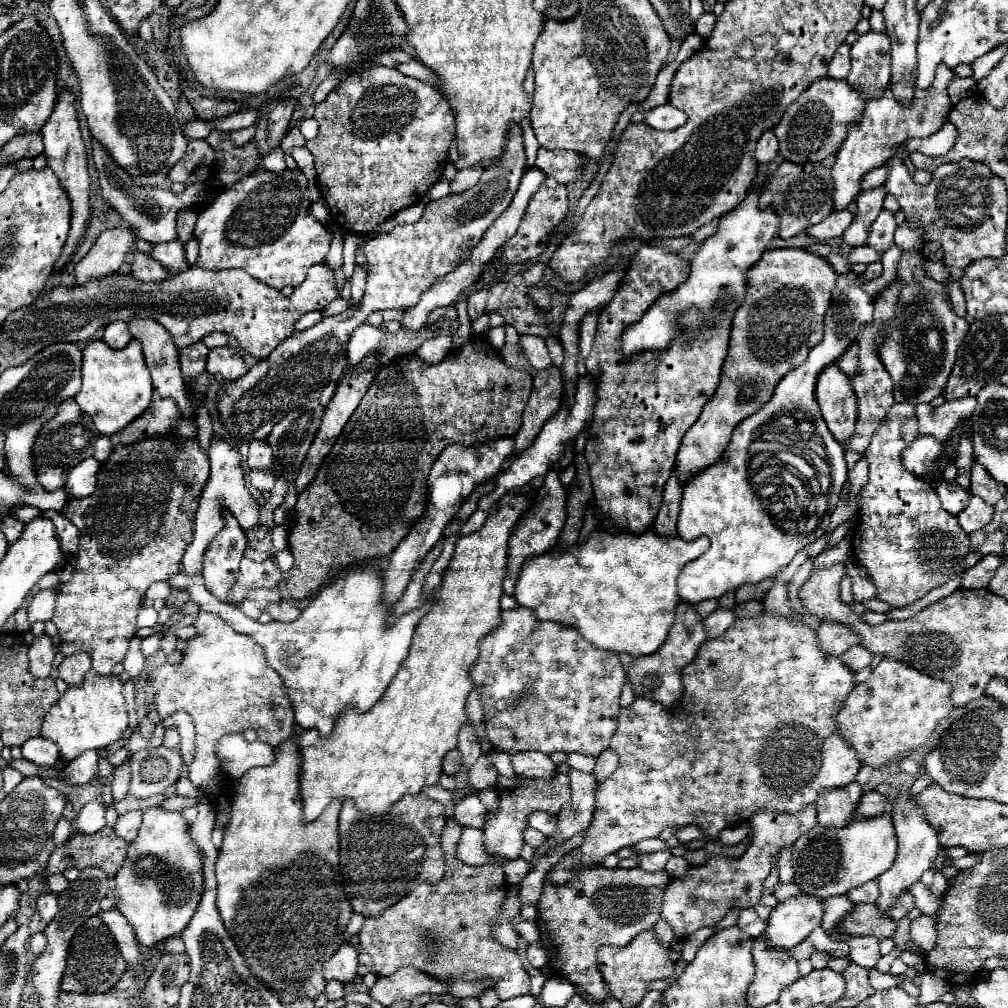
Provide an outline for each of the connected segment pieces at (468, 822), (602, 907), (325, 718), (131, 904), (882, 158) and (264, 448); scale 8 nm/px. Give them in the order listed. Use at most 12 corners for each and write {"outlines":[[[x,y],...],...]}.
{"outlines":[[[475,793],[455,805],[461,827],[483,829],[487,809]],[[577,865],[537,905],[551,975],[605,999],[603,945],[661,917],[667,871]],[[357,567],[297,621],[249,621],[203,577],[167,583],[265,649],[297,725],[331,735],[379,701],[425,603],[387,627]],[[143,813],[115,907],[141,947],[179,935],[203,893],[187,821]],[[947,83],[915,89],[911,105],[889,87],[865,101],[863,119],[831,169],[835,211],[861,193],[863,177],[899,145],[947,121]],[[267,441],[249,443],[249,469],[273,469]]]}

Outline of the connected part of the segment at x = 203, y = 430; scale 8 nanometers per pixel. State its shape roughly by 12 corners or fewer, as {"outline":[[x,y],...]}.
{"outline":[[201,405],[199,439],[203,451],[211,445],[211,417],[205,405]]}

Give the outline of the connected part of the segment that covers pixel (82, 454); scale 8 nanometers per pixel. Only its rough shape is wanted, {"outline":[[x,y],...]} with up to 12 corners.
{"outline":[[75,399],[57,405],[33,445],[49,491],[93,457],[97,429]]}

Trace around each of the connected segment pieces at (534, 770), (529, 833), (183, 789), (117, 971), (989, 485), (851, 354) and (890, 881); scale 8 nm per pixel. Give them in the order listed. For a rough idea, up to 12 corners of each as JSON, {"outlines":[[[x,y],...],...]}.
{"outlines":[[[539,751],[511,755],[519,777],[551,779],[557,765]],[[531,827],[525,829],[525,843],[537,849],[547,835]],[[181,765],[177,795],[197,801],[197,787],[189,781],[187,765]],[[95,915],[73,935],[63,991],[107,993],[125,973]],[[977,461],[971,467],[973,495],[995,505],[1007,491]],[[853,343],[837,367],[855,377],[859,371],[859,345]],[[911,797],[895,803],[897,859],[877,877],[887,907],[933,867],[935,829]]]}

